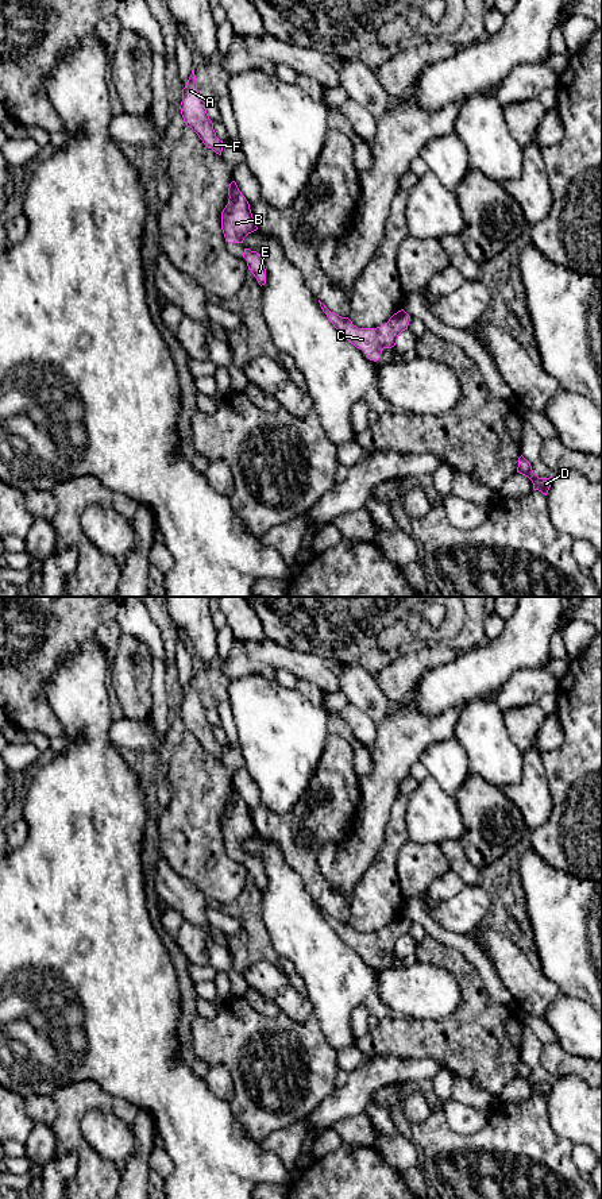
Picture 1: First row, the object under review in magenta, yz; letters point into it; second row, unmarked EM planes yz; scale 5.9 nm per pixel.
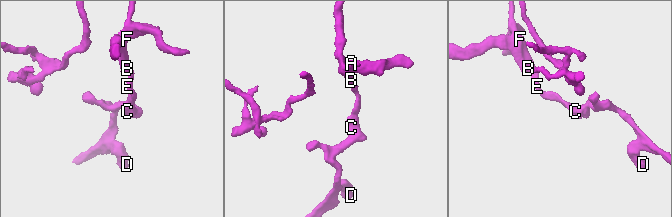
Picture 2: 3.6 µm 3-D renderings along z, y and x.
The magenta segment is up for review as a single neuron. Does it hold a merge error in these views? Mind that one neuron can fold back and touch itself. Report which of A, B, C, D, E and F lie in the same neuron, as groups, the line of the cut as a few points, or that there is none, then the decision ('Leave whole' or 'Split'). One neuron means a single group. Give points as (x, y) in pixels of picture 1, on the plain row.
Groups: A B C D E F. No split. Leave whole

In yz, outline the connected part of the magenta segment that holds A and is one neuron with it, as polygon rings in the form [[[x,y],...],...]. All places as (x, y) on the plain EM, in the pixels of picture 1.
[[[193,674],[185,693],[182,694],[182,706],[180,710],[181,720],[185,729],[198,740],[202,748],[216,759],[221,760],[223,745],[216,741],[213,728],[207,718],[205,710],[207,709],[202,706],[197,695]]]

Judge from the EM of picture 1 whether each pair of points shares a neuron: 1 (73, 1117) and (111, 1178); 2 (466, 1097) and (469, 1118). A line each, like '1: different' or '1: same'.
1: same
2: different

